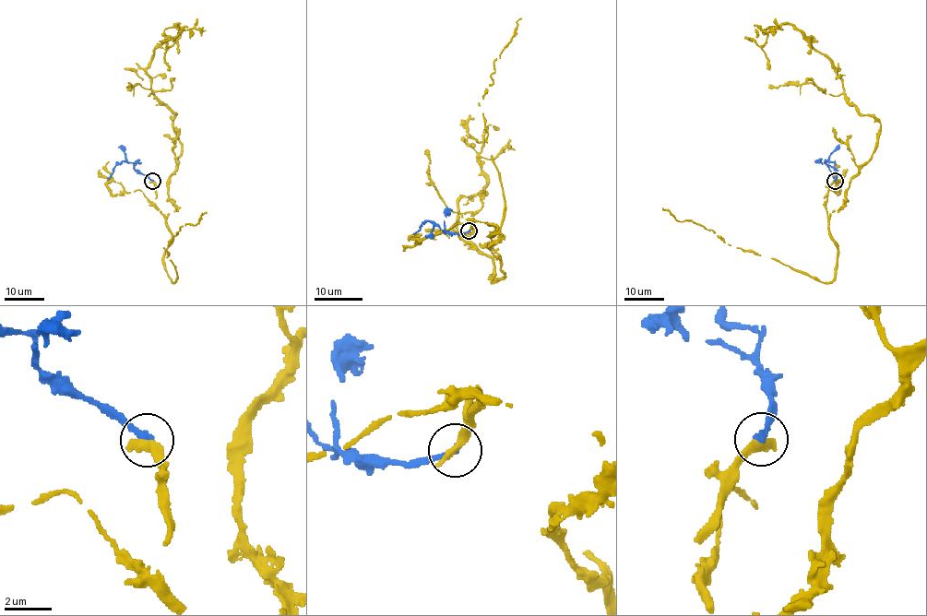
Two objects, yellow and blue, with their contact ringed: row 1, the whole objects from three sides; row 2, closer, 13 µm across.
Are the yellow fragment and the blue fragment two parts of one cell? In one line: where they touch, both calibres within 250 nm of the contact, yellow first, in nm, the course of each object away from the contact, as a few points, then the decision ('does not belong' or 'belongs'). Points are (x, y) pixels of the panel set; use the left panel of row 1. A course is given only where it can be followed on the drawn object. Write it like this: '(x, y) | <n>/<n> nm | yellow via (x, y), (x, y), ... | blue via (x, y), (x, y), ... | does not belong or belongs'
(152, 181) | 460/220 nm | yellow via (153, 181), (166, 217), (181, 144), (146, 67), (176, 24), (171, 70) | blue via (153, 181), (139, 173), (134, 164), (124, 160), (117, 164), (107, 180) | does not belong

